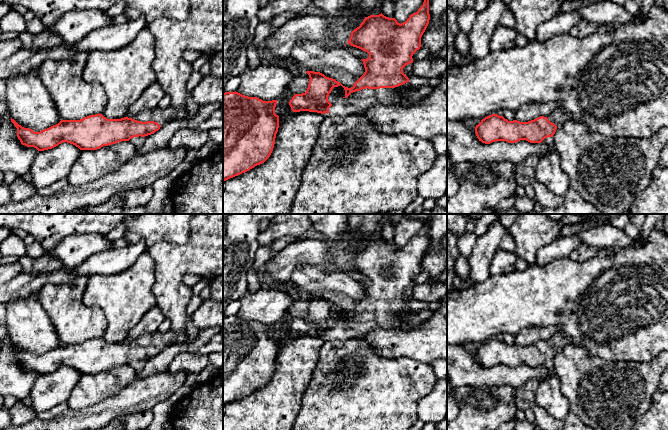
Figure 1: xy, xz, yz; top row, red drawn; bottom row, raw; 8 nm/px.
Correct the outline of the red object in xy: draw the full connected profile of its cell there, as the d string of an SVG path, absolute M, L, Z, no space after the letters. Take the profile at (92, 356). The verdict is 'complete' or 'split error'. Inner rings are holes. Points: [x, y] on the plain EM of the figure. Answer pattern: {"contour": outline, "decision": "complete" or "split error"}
{"contour": "M171 329L166 333L144 334L131 342L107 343L102 338L95 338L80 344L61 344L40 356L22 351L12 342L11 346L17 352L21 368L38 375L52 373L63 366L73 368L80 374L97 374L133 361L151 359L165 347L185 340L186 333Z", "decision": "split error"}

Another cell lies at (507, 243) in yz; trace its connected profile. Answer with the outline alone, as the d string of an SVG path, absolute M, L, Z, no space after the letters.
M507 232L501 239L498 250L504 250L508 252L514 252L515 241L511 234Z

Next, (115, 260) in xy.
M140 240L122 248L111 248L104 252L96 253L87 258L75 268L78 276L91 276L95 274L114 275L129 269L146 252L145 241Z

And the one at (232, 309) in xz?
M240 300L232 301L225 308L225 316L235 316L239 312L241 306Z

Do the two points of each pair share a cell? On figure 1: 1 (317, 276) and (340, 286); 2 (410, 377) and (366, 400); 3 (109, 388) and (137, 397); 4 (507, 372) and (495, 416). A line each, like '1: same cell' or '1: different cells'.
1: same cell
2: same cell
3: different cells
4: different cells

